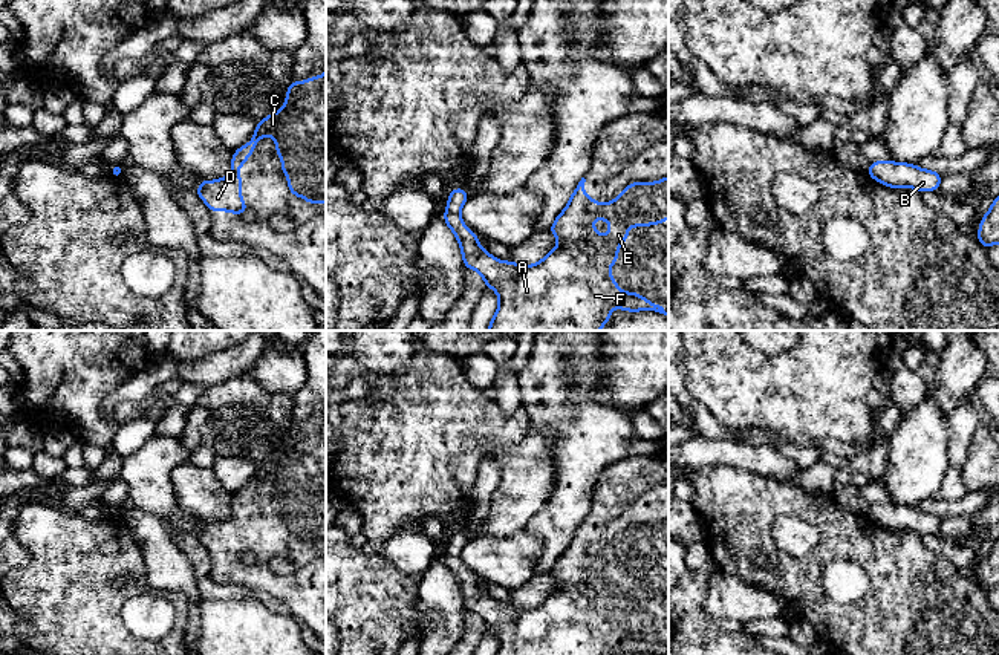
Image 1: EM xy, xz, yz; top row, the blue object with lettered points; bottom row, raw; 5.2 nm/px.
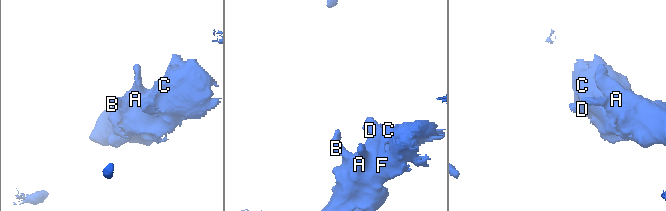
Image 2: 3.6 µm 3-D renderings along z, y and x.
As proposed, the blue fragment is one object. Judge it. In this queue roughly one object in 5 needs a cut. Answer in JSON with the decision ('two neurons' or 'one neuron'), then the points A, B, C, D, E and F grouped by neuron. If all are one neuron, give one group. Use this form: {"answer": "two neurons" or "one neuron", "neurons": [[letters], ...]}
{"answer": "one neuron", "neurons": [["A", "B", "C", "D", "E", "F"]]}

